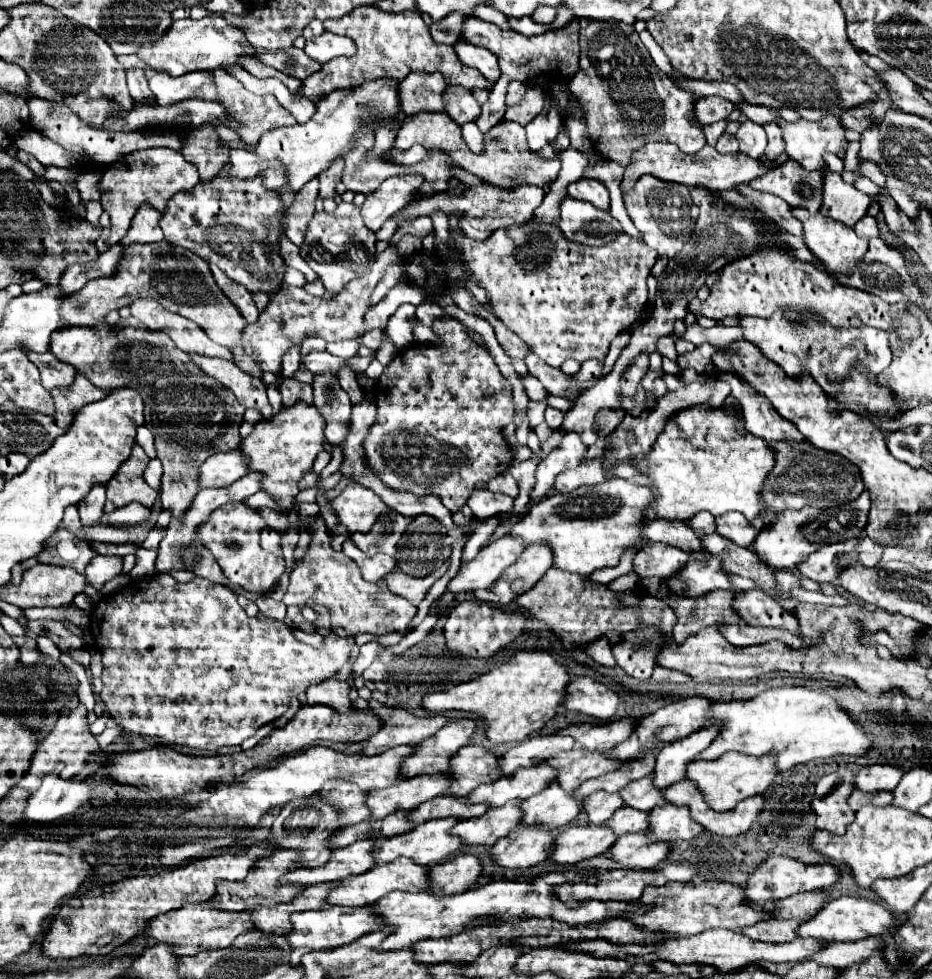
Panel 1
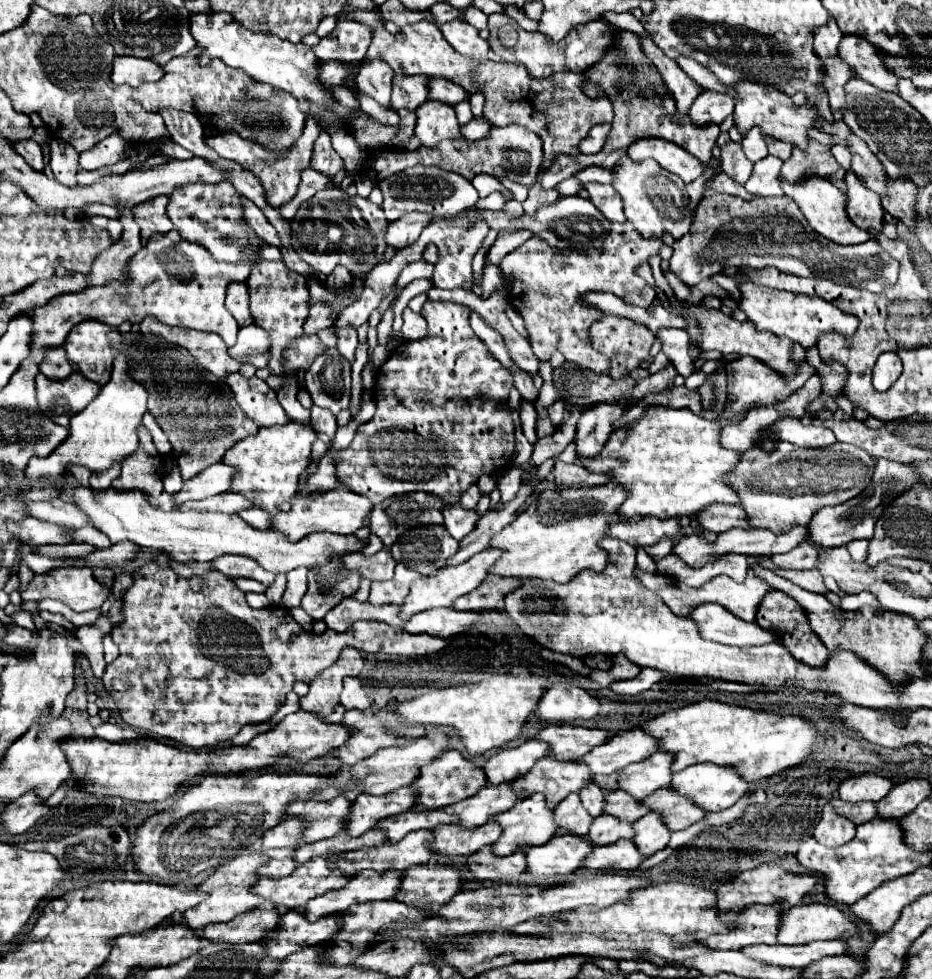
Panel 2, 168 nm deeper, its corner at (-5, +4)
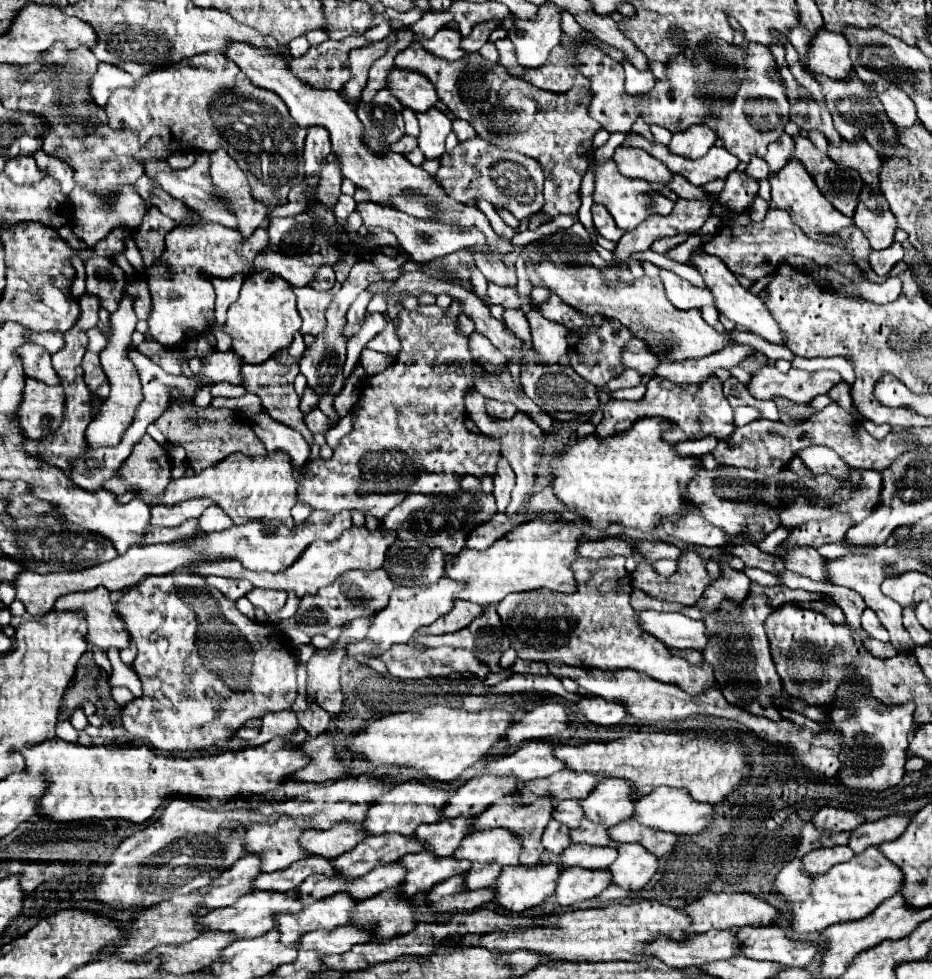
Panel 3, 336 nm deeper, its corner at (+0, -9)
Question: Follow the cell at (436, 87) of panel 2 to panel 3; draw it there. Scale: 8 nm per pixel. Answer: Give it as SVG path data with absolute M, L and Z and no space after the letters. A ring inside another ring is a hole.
M390 68L386 78L386 88L402 102L402 106L412 108L414 112L426 112L438 102L434 86L420 72L408 68Z

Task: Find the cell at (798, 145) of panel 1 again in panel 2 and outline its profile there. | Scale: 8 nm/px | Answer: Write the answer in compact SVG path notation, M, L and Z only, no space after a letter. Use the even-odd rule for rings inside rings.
M739 81L735 85L737 89L737 99L735 99L735 125L741 129L741 133L745 135L745 131L753 125L759 125L763 135L771 135L775 139L787 141L799 149L807 149L809 143L809 129L815 129L815 119L821 117L819 109L813 105L803 105L803 107L795 107L791 97L787 97L785 93L773 89L773 87L765 87L759 83L749 83L749 81Z

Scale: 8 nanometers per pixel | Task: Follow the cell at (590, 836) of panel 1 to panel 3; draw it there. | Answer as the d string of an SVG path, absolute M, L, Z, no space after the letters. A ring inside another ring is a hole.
M556 864L506 866L494 884L494 904L506 912L522 914L554 894L558 874Z

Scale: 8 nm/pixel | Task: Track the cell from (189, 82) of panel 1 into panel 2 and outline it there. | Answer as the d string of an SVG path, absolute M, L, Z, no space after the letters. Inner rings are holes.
M115 57L111 79L121 85L127 83L131 87L139 87L145 81L159 81L163 77L163 67L149 59L139 57Z

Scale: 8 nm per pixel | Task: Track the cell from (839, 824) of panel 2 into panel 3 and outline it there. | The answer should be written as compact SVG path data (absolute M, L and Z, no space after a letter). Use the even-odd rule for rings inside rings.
M832 846L832 848L818 848L806 854L802 862L804 862L804 870L810 876L816 876L816 874L826 874L834 864L848 862L852 856L854 852L848 846Z

